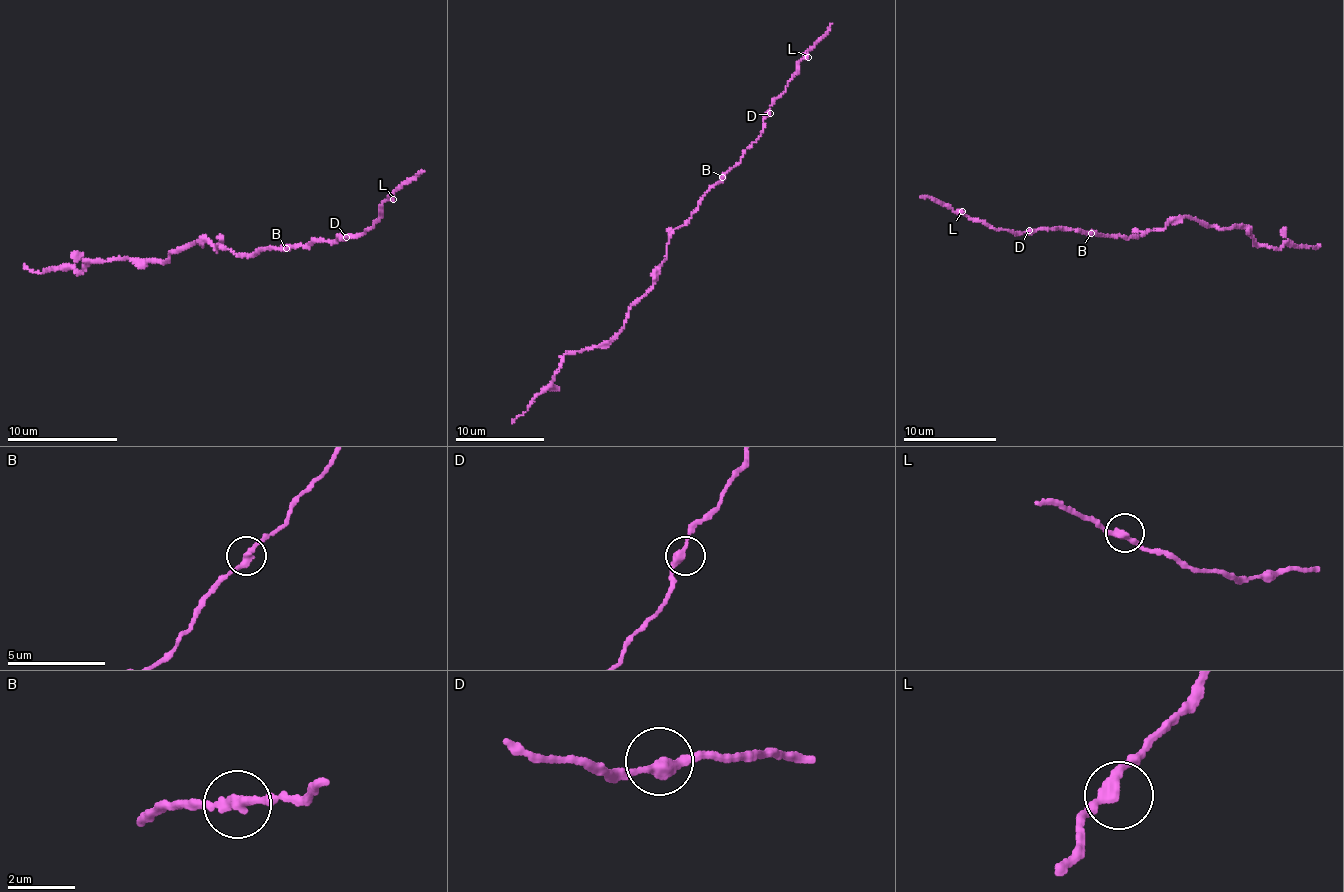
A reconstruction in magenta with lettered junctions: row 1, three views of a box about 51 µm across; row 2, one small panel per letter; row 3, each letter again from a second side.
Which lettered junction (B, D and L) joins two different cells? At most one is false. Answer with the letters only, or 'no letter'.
no letter

